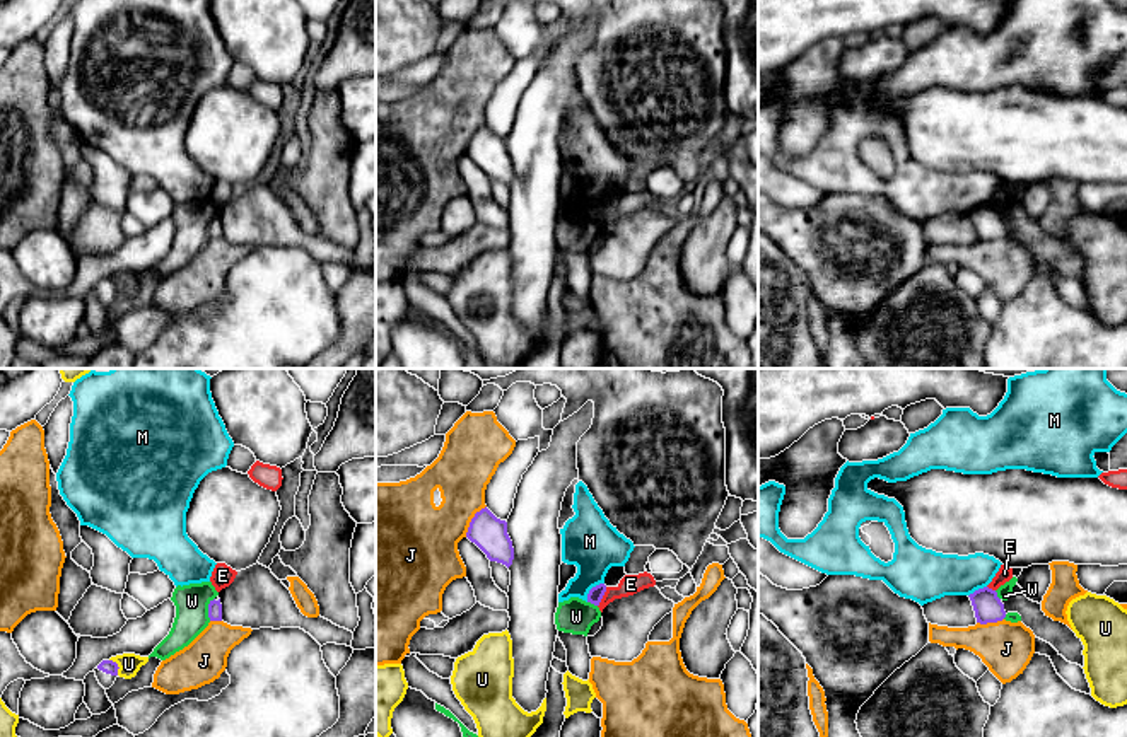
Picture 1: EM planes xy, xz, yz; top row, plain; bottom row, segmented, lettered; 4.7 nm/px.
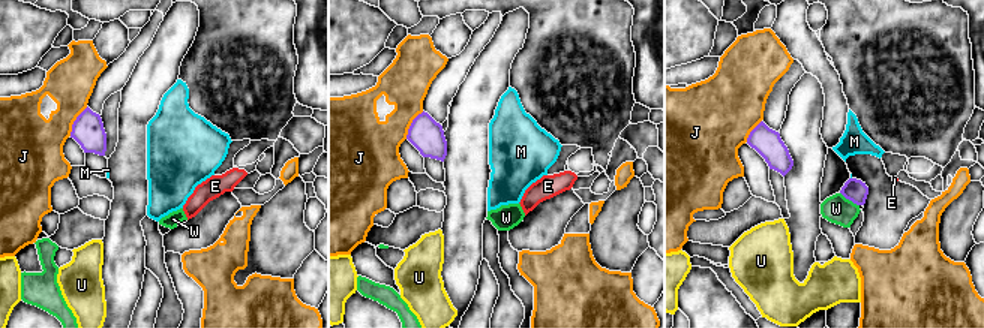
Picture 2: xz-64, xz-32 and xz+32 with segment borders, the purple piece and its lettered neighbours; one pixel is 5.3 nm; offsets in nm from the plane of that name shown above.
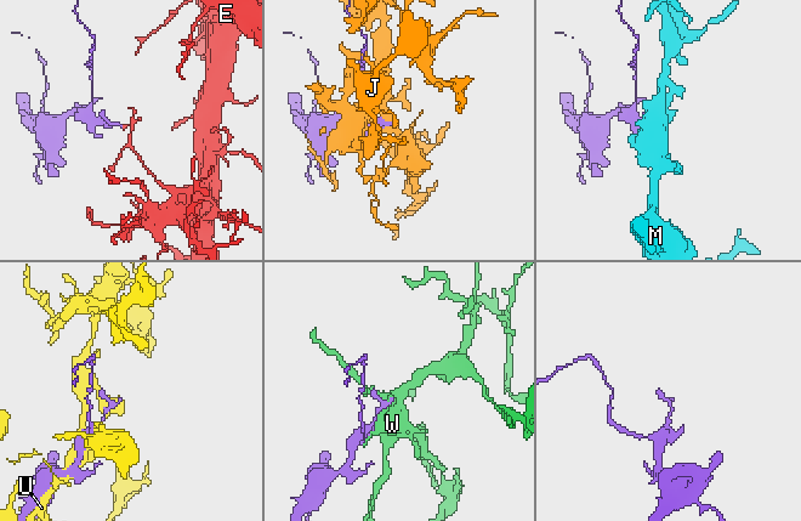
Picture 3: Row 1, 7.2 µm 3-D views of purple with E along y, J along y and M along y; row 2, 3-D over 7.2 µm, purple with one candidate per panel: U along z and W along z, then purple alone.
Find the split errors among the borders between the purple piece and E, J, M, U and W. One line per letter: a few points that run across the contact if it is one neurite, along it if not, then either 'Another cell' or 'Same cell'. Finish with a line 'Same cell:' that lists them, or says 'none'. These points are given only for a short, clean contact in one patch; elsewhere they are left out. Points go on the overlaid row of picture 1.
E: Line: xz (607, 587), (598, 606). Another cell
J: Another cell
M: Another cell
U: Another cell
W: Another cell
Same cell: none

